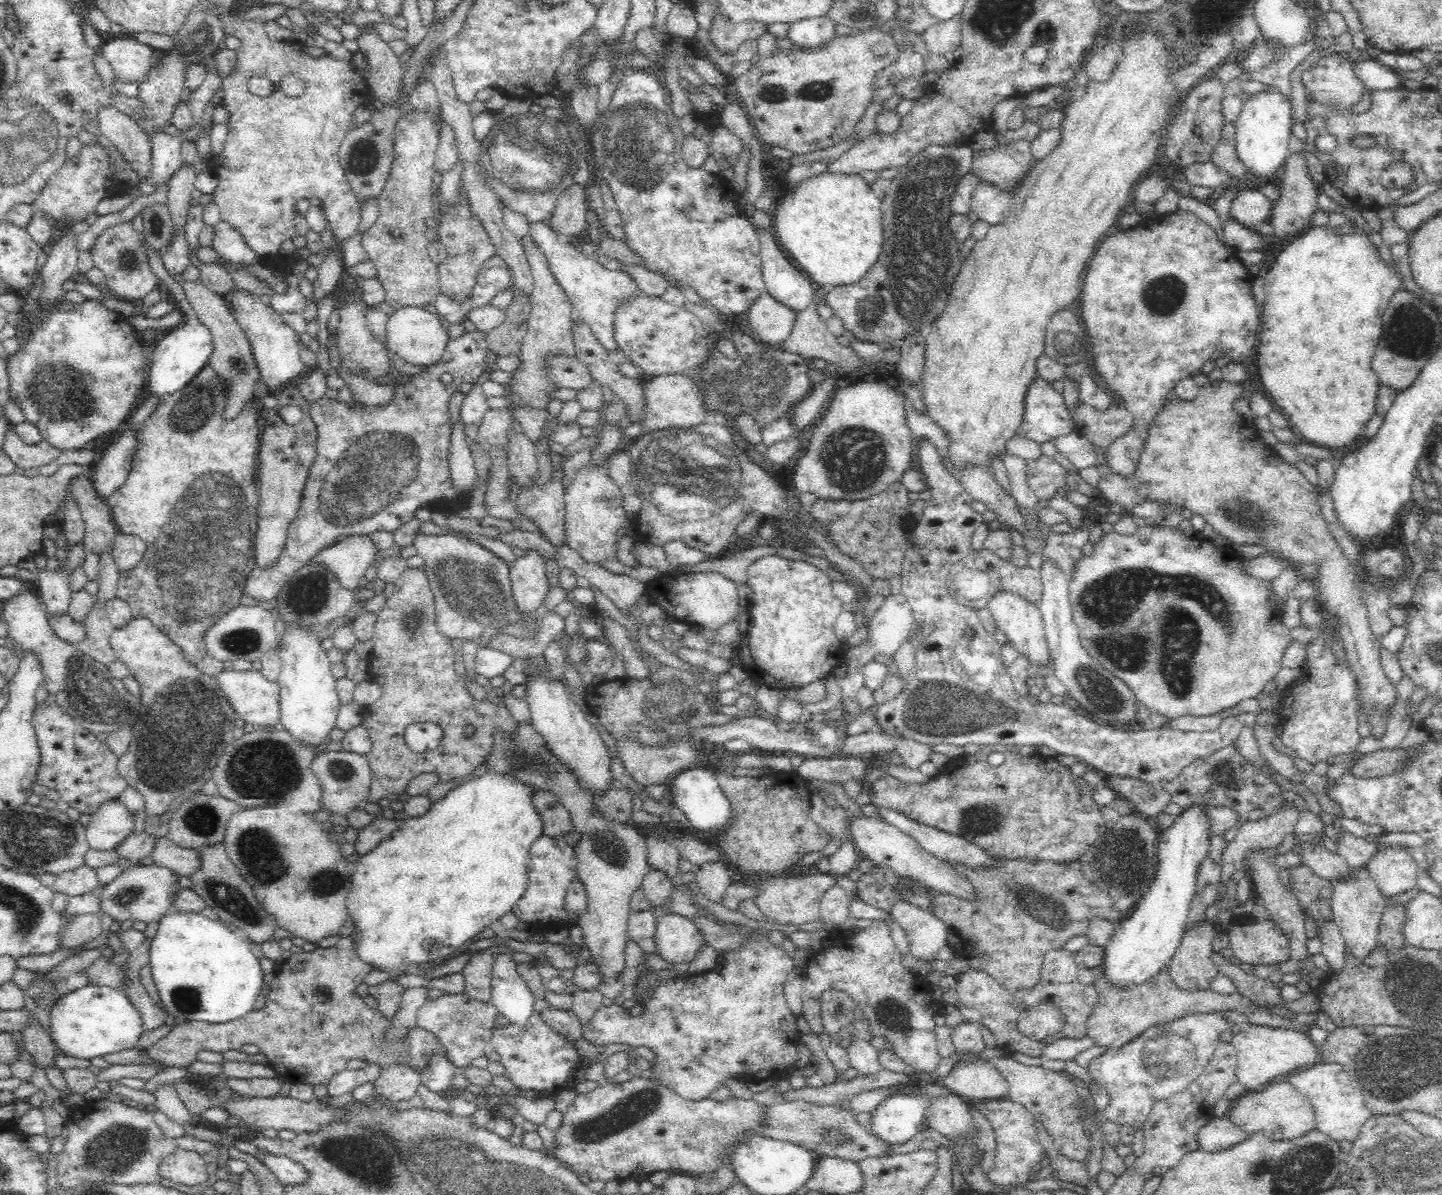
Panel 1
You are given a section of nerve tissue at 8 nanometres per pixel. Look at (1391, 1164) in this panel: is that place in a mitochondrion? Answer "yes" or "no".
yes

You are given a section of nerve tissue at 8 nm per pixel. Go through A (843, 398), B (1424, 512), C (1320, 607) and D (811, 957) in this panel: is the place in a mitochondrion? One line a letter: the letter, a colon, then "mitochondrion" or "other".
A: other
B: other
C: other
D: other

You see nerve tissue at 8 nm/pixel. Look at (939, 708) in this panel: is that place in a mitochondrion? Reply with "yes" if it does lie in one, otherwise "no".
yes

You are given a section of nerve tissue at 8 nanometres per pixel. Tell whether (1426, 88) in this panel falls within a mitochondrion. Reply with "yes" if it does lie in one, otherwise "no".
no

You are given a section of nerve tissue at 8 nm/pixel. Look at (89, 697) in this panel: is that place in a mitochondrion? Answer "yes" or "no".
yes

